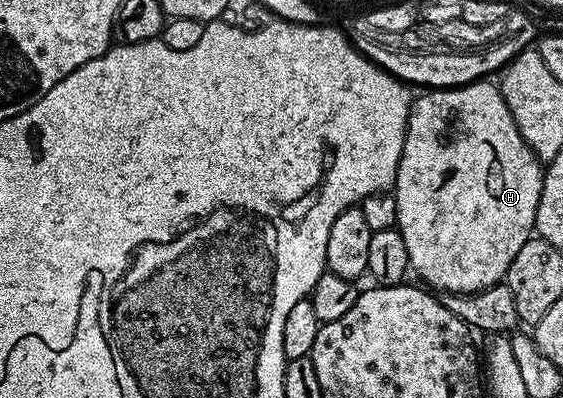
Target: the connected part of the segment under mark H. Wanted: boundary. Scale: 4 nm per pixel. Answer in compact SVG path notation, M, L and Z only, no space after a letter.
M490 81L467 83L464 87L427 90L422 93L426 95L420 96L419 99L417 96L413 100L410 119L406 123L404 149L400 157L396 181L392 188L392 194L396 201L396 213L398 214L396 229L404 237L404 245L408 248L410 271L413 274L418 274L423 279L421 282L427 288L438 293L475 295L478 291L483 291L492 285L503 282L516 253L520 253L520 249L524 249L524 245L532 238L534 231L536 205L540 201L544 167L540 160L534 156L534 151L524 141L524 137L520 137L520 129L516 129L516 121L504 101L501 90L495 84L493 87L492 84L486 82Z

